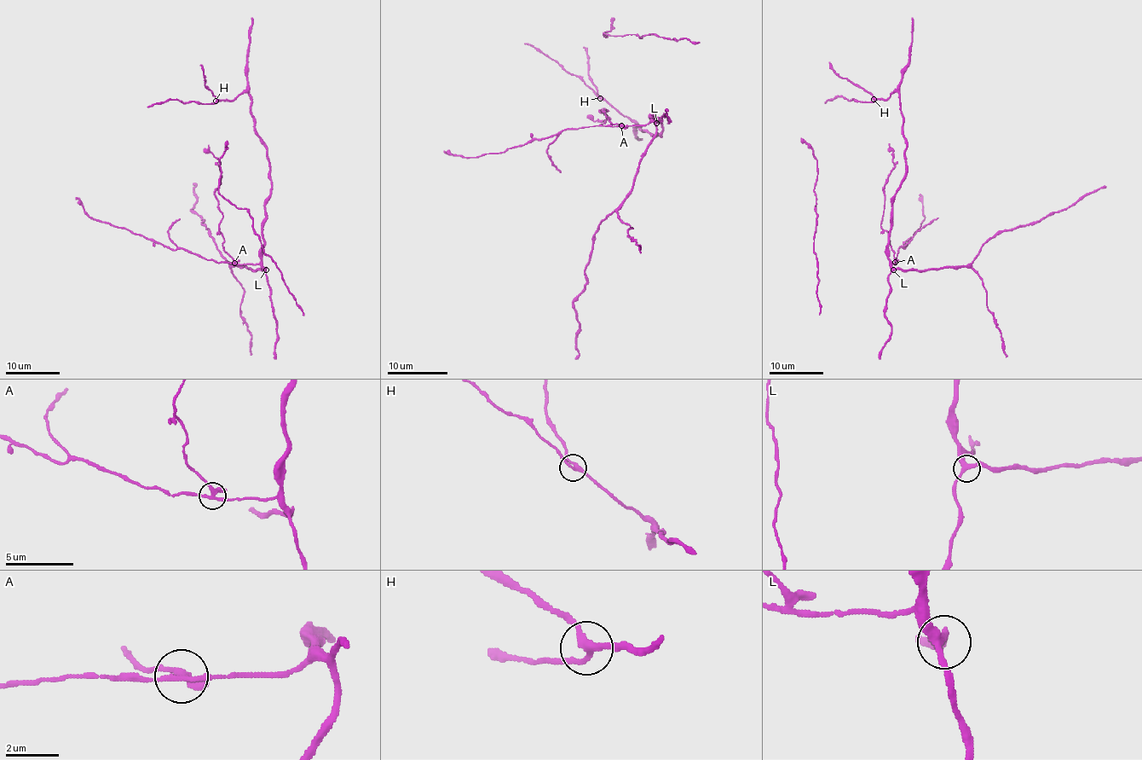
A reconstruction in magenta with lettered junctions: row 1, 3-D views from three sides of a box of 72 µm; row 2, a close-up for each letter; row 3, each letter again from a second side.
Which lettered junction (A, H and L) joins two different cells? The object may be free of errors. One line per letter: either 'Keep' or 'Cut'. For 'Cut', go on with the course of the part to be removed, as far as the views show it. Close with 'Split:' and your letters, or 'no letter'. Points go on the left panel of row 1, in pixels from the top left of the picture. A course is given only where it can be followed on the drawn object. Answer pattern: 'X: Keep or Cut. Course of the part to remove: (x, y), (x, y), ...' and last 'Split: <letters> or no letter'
A: Cut. Course of the part to remove: (234, 263), (223, 250), (219, 227), (222, 211), (216, 188), (221, 179), (219, 164), (203, 149)
H: Keep
L: Keep
Split: A

